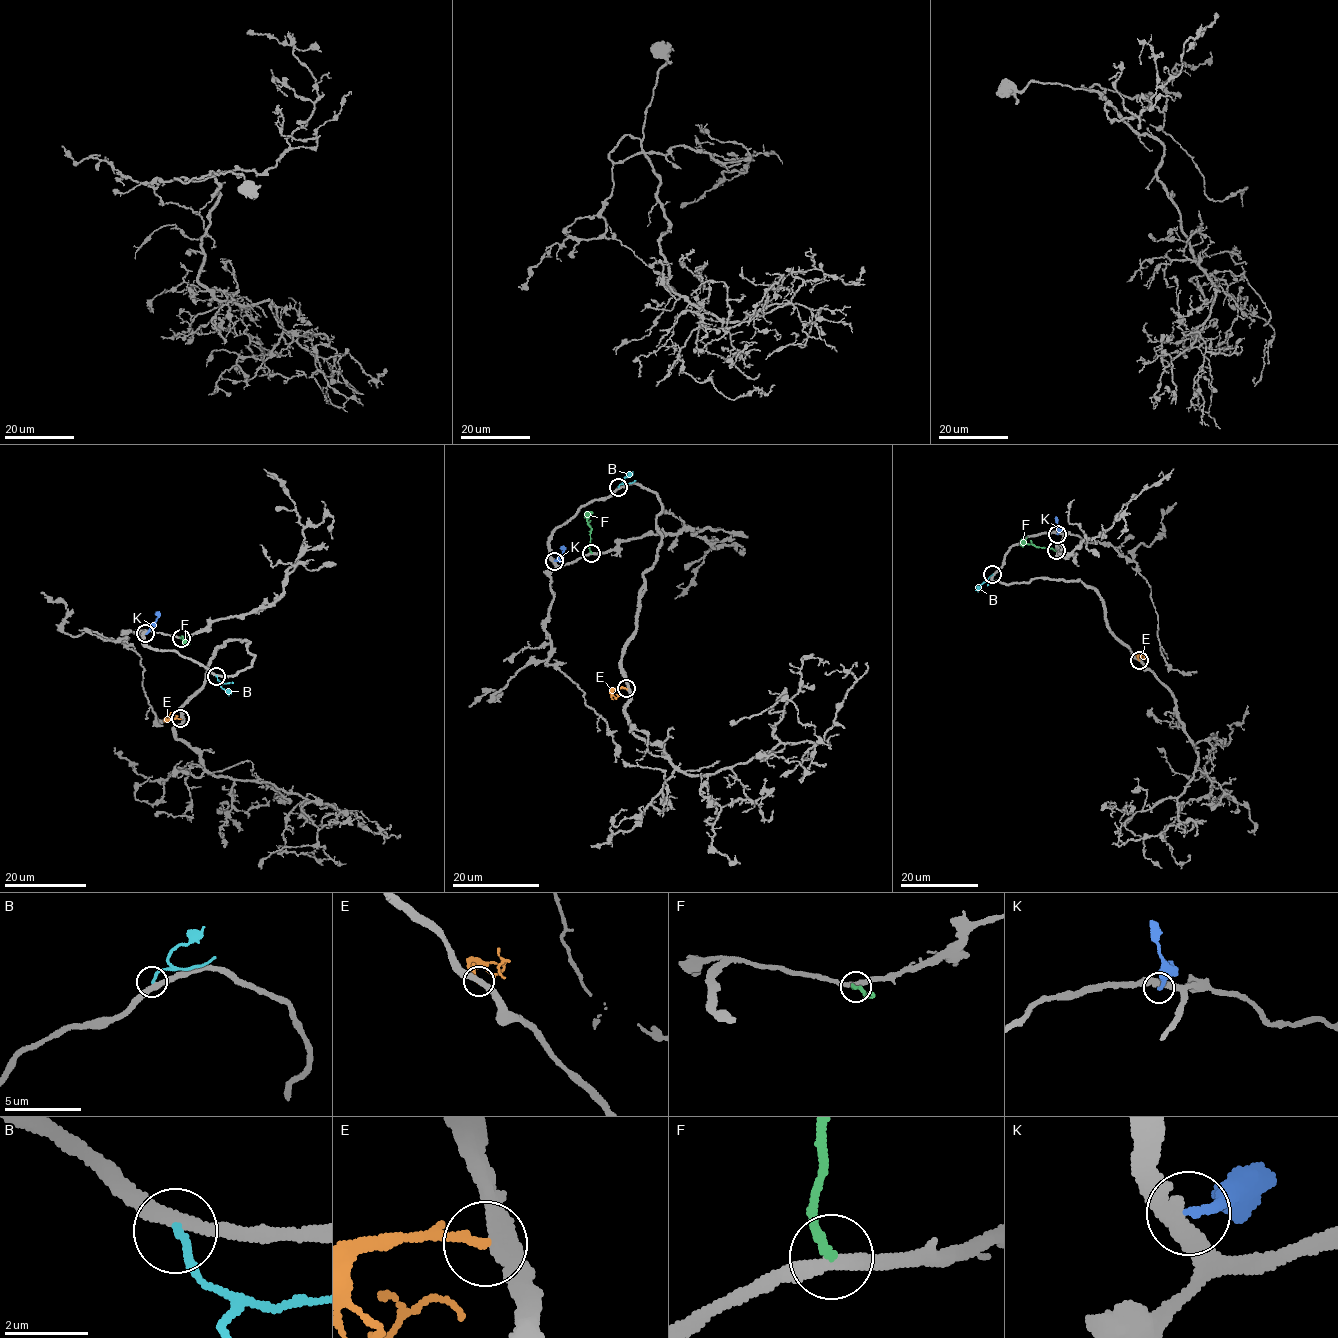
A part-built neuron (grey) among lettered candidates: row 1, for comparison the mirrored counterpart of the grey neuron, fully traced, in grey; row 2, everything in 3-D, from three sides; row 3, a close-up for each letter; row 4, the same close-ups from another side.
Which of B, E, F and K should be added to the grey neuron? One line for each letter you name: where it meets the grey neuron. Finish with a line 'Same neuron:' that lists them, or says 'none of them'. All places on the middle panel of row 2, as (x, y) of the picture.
Same neuron: none of them

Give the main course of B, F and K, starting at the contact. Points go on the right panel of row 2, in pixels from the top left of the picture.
B: (992, 574), (975, 590)
F: (1056, 551), (1029, 544), (1020, 545)
K: (1057, 534), (1055, 516)

